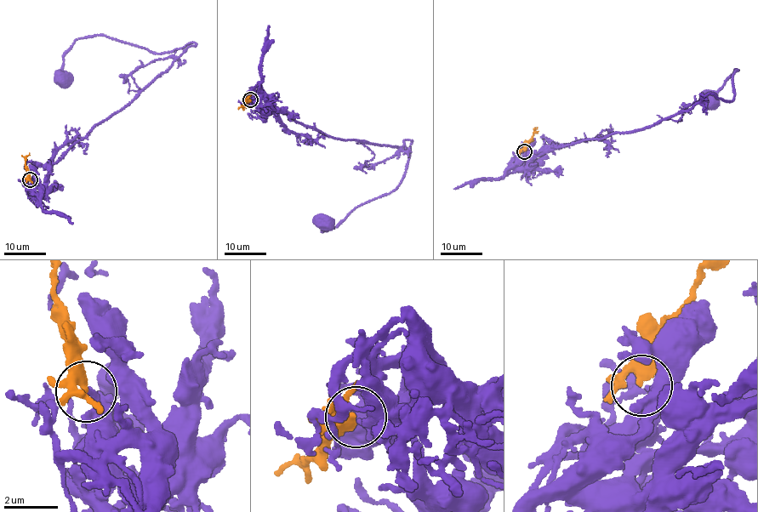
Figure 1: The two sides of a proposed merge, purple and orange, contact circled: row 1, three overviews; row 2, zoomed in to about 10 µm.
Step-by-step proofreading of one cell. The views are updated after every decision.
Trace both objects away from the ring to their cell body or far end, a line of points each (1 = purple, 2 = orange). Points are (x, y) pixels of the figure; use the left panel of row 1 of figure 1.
1: (31, 180), (43, 193), (53, 164), (196, 43), (152, 53), (87, 36), (67, 51), (65, 76)
2: (30, 180), (25, 164), (29, 152)

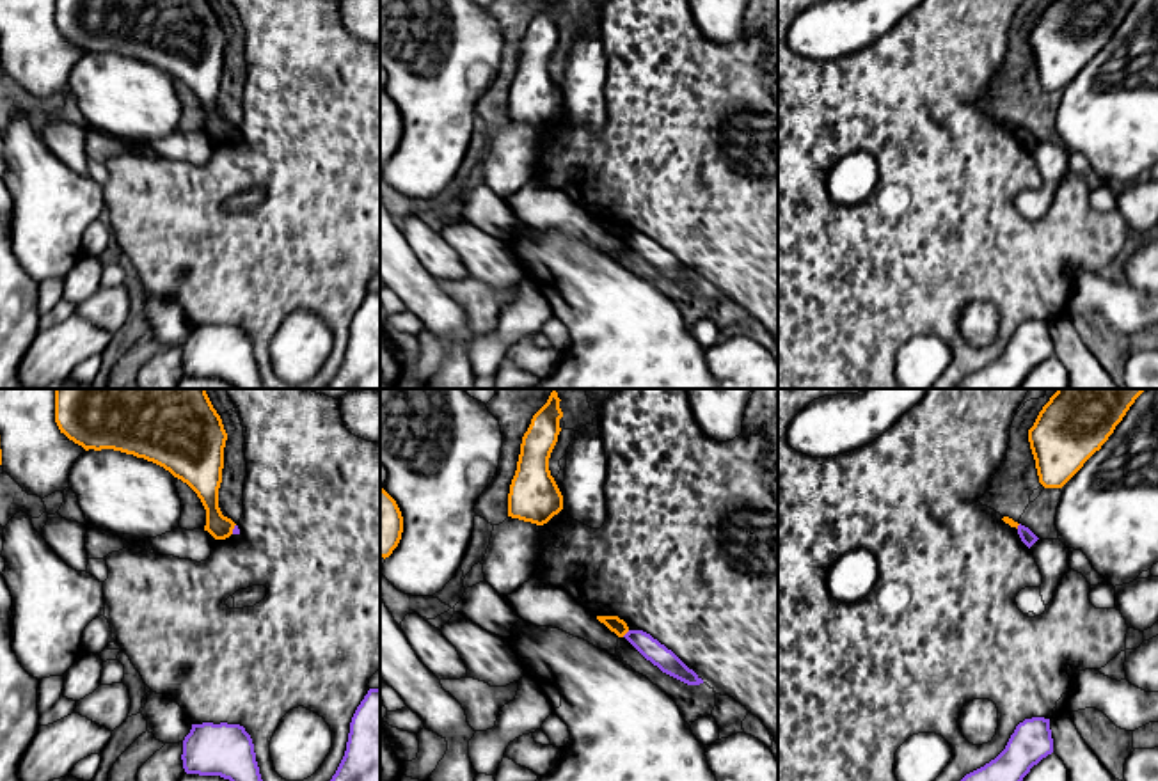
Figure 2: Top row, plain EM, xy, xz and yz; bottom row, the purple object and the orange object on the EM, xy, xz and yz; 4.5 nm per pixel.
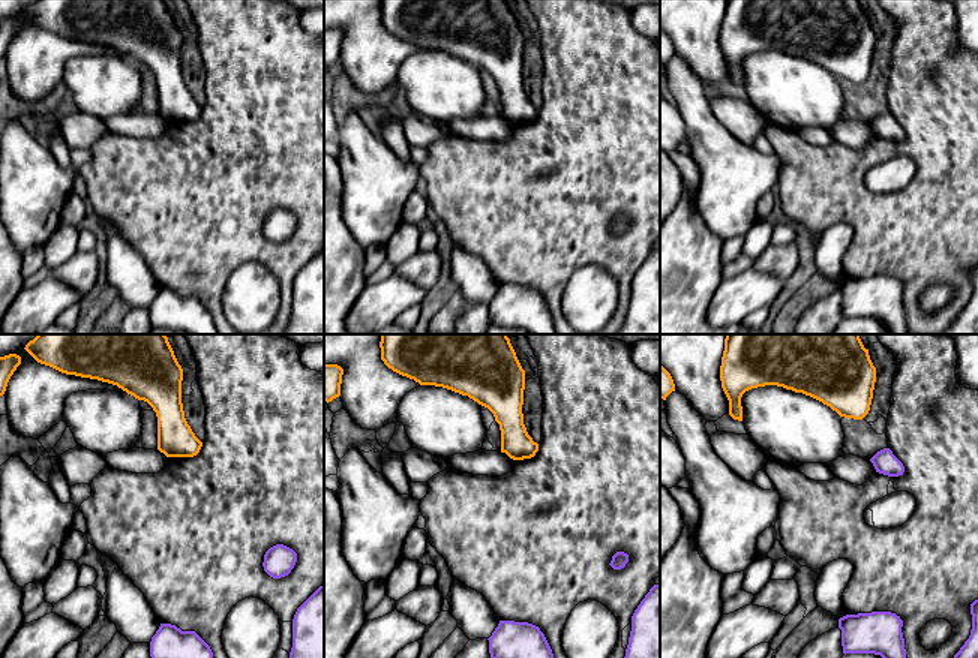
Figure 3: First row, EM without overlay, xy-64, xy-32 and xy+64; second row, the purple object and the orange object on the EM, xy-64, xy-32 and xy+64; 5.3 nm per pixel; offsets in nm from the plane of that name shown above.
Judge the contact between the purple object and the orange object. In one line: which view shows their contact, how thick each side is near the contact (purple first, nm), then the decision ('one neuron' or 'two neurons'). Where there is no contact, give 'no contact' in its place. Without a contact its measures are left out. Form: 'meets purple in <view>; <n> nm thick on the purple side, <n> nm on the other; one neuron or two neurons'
meets purple in xz; 100 nm thick on the purple side, 70 nm on the other; two neurons

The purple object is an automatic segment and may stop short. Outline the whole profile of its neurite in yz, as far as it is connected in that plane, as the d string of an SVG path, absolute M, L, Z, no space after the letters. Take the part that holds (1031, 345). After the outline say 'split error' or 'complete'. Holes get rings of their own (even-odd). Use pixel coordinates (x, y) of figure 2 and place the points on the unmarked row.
M1025 321L995 362L966 376L956 389L1019 389L1030 371L1051 355L1050 321Z | complete

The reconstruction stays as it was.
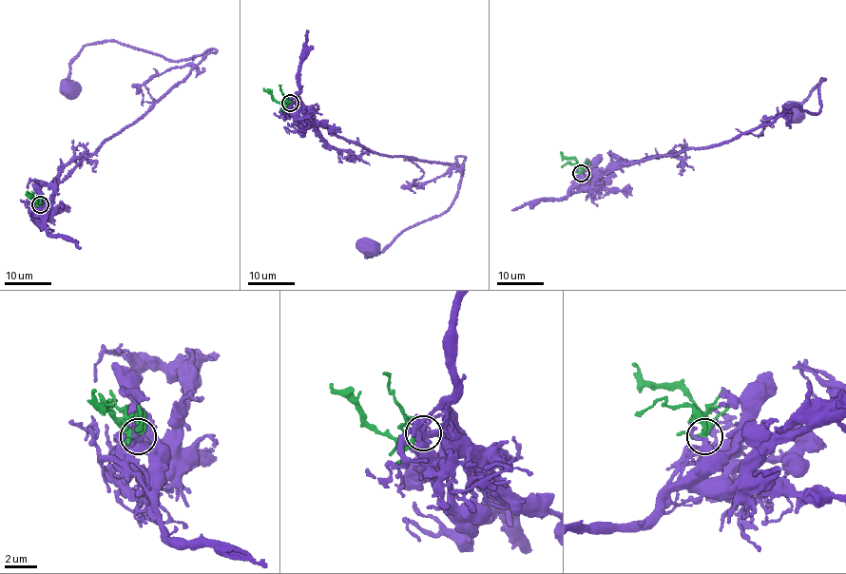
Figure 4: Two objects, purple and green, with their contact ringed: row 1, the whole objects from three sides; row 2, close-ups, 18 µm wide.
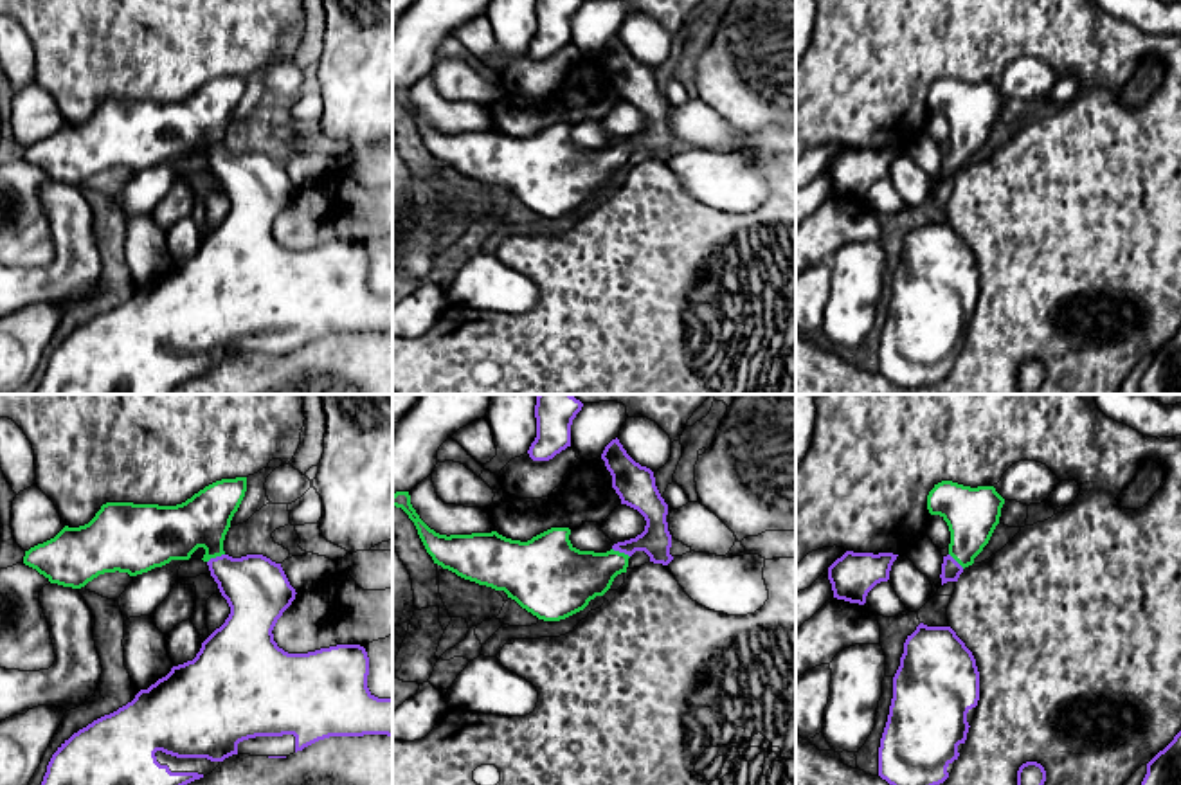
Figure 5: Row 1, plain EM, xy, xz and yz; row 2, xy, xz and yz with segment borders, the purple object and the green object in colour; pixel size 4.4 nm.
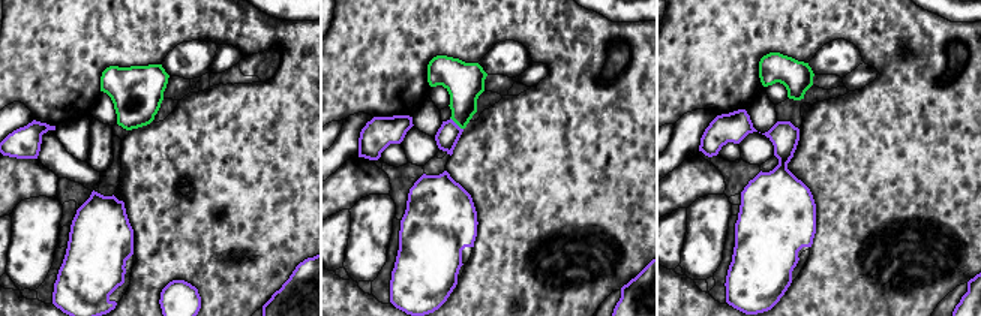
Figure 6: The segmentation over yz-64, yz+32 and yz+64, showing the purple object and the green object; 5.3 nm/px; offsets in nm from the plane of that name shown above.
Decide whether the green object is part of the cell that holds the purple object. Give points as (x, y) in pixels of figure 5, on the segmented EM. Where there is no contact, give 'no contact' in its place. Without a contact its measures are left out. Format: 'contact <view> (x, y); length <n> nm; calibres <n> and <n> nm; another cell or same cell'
contact xy (216, 557); length 90 nm; calibres 280 and 240 nm; same cell

